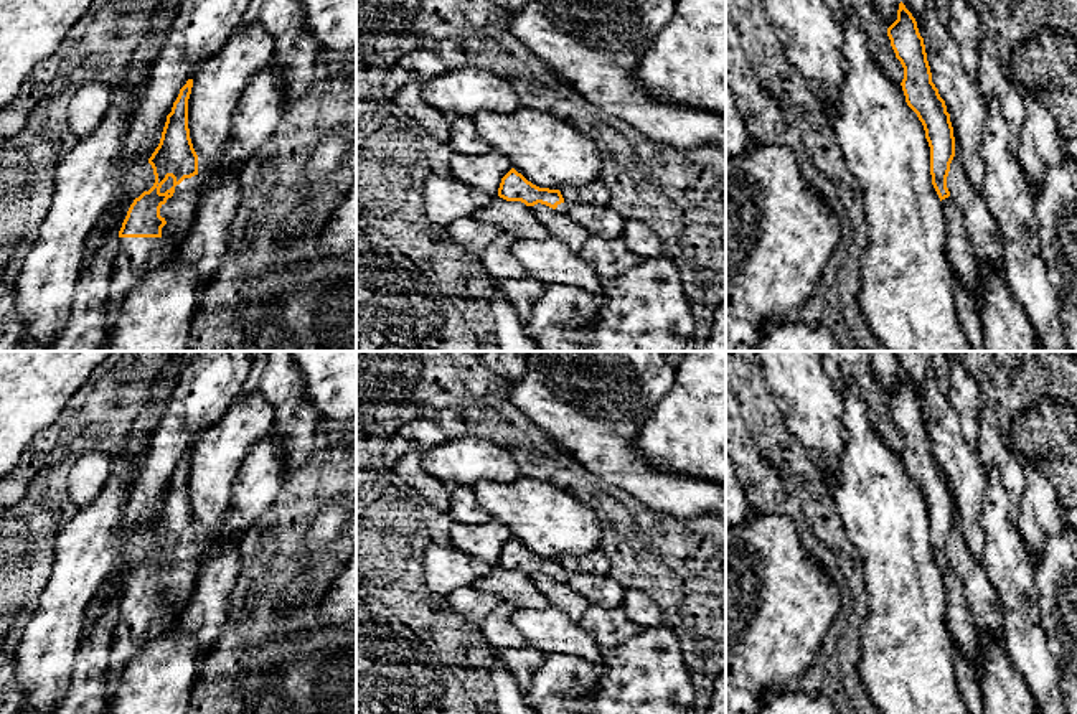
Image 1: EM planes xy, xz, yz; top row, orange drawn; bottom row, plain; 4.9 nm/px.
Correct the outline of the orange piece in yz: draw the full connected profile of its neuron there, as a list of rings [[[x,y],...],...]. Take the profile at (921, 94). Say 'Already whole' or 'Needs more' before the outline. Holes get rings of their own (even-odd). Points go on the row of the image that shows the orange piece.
Needs more. [[[901,2],[897,20],[887,28],[887,36],[896,58],[904,68],[901,82],[907,106],[917,114],[924,125],[930,147],[932,185],[942,201],[948,237],[945,256],[950,261],[955,277],[971,294],[978,305],[980,264],[965,231],[965,218],[960,206],[950,196],[947,176],[955,157],[955,137],[945,101],[932,82],[924,38],[917,21]]]

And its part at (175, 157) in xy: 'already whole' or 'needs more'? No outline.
needs more

